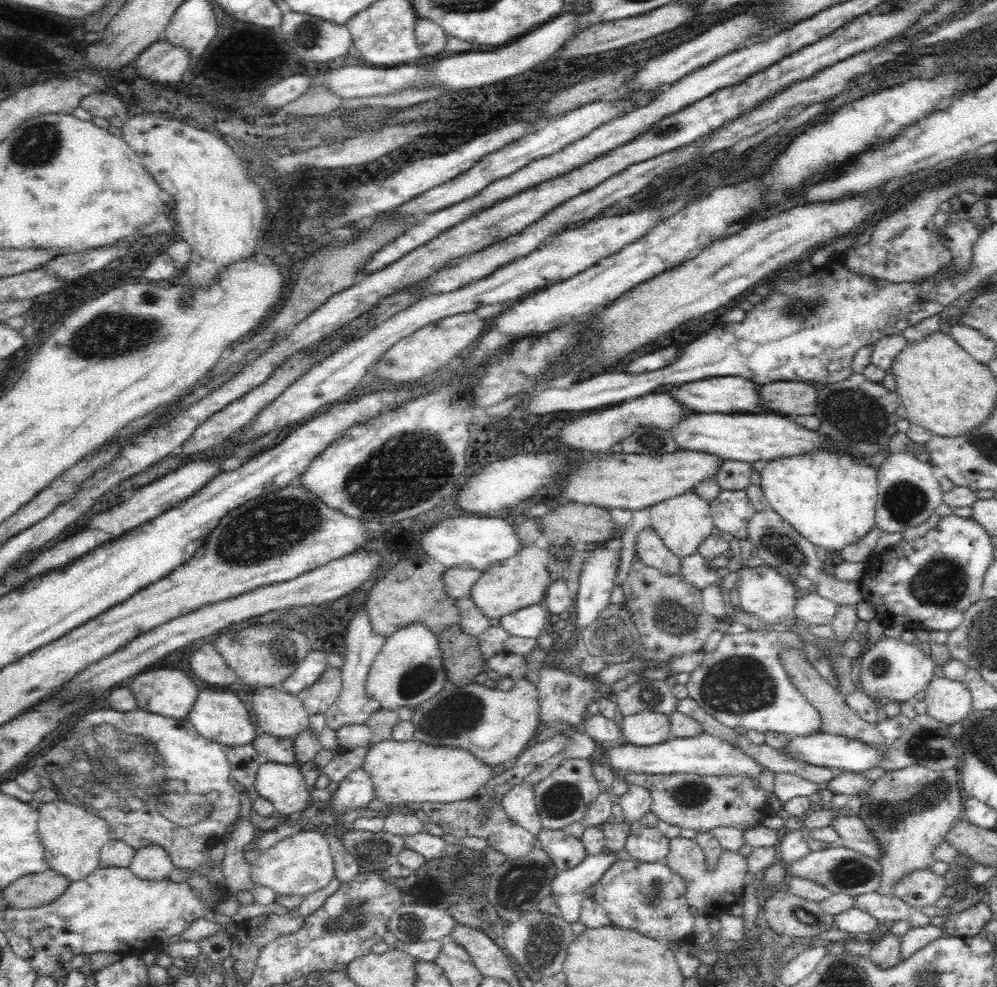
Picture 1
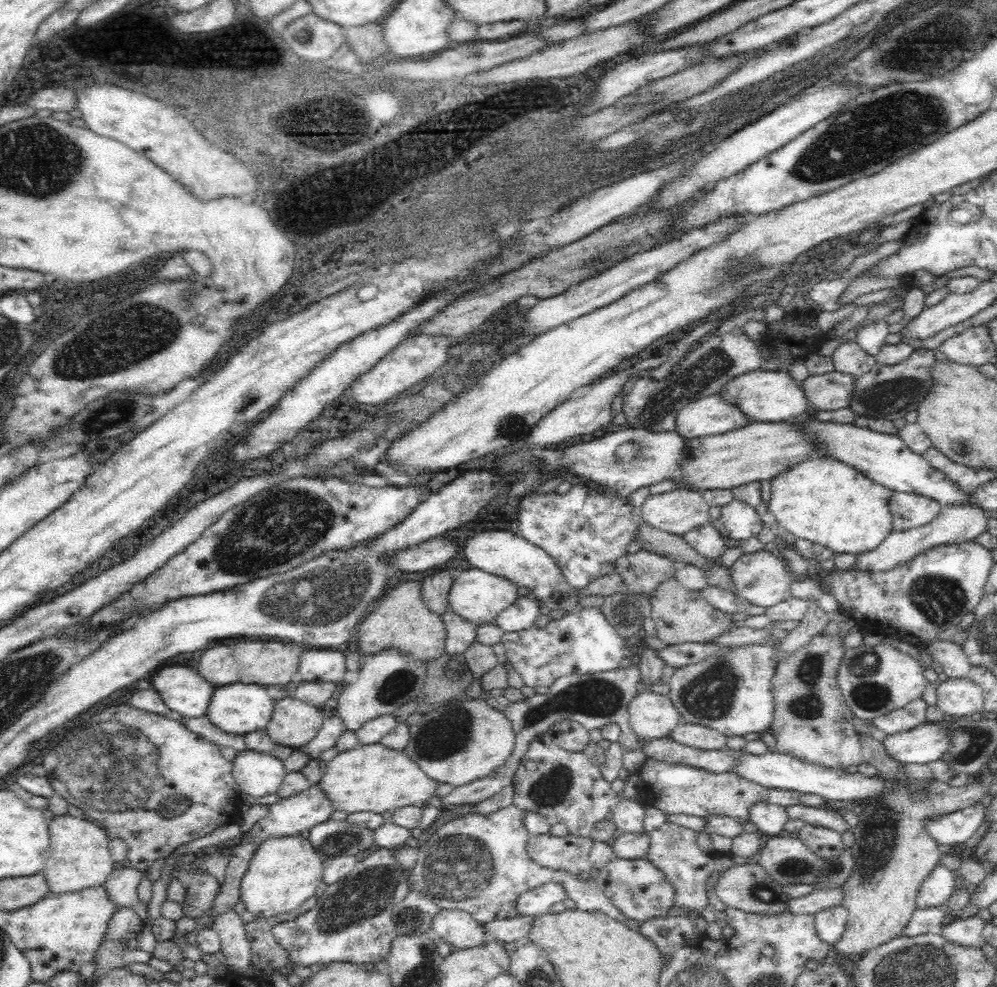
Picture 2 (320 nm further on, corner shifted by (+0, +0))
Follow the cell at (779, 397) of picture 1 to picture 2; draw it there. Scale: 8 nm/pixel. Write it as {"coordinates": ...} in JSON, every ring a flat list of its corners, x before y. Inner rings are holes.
{"coordinates":[[834,369,824,374,810,375,801,383,801,387,805,390,812,411,838,410,850,406,857,385,855,378,853,374]]}

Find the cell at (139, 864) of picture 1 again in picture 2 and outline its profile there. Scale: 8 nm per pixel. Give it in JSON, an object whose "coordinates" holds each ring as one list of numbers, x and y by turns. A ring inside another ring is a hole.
{"coordinates":[[128,864,114,869,104,884,110,901,116,906,132,907,137,912,143,912,145,907,136,892,138,882,144,876,146,876,144,871,136,870]]}

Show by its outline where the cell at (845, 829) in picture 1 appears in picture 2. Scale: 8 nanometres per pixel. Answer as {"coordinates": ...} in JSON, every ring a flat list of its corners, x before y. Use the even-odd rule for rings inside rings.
{"coordinates":[[792,804,785,806,786,815,789,819,799,819,805,824,811,823,814,825,824,826,838,831,840,834,849,830,849,825,844,821,843,811,837,809,822,807,804,806,803,804]]}

